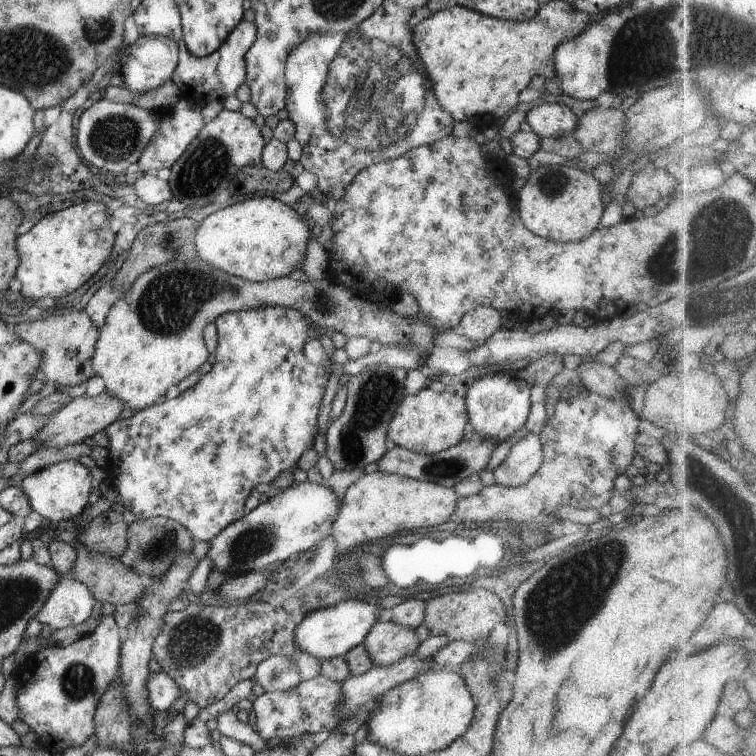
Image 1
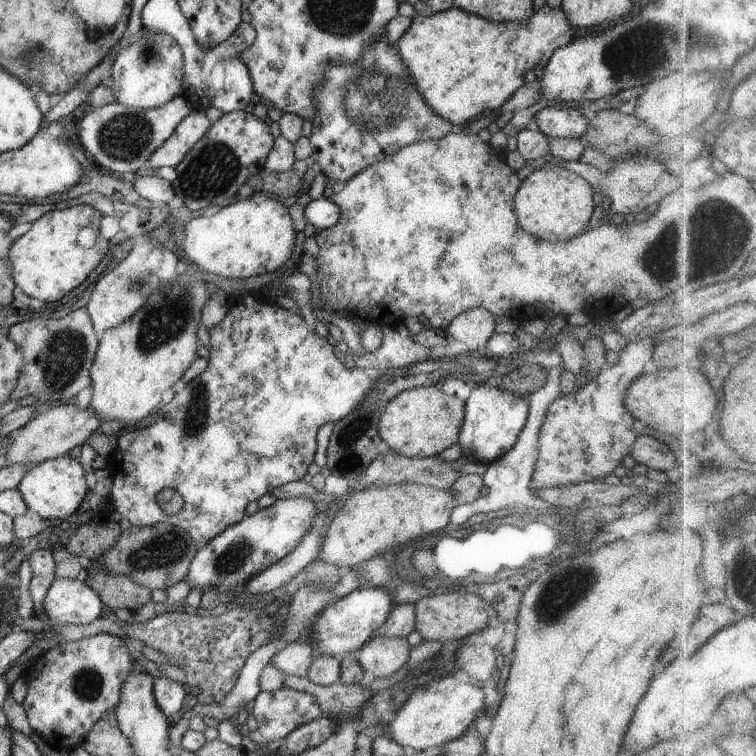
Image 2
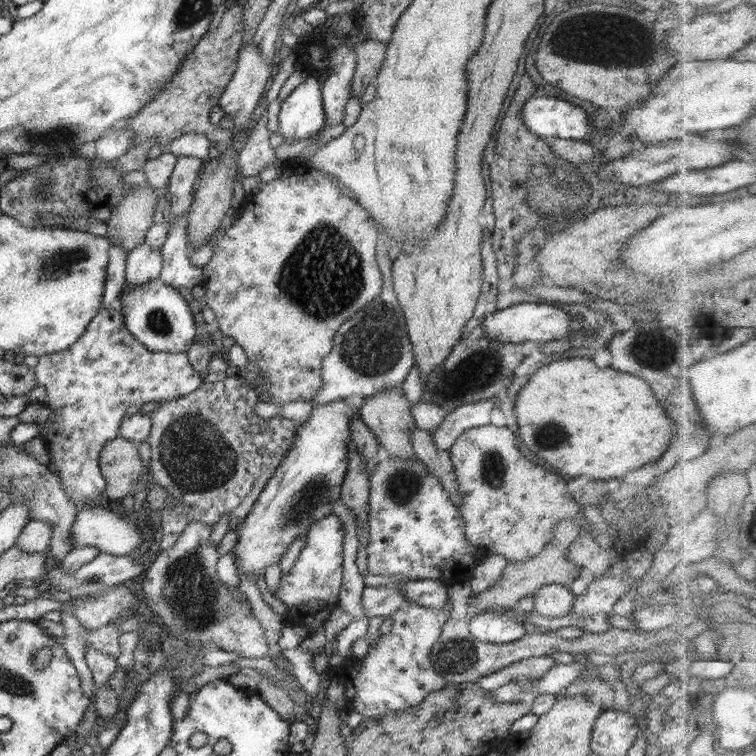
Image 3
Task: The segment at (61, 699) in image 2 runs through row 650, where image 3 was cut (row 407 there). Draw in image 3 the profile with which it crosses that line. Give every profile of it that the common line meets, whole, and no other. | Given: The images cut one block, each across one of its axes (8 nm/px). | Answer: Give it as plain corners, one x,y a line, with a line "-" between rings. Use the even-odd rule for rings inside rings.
115,308
100,309
88,324
84,335
67,350
38,357
38,364
33,368
36,385
46,389
48,402
45,406
52,409
53,415
40,425
39,438
47,443
50,456
50,469
63,485
67,497
82,508
85,503
96,503
105,492
106,481
102,475
99,458
102,448
109,440
120,436
119,428
126,410
130,406
170,399
178,399
194,392
203,384
202,374
194,370
187,352
164,354
144,348
123,322
121,311

